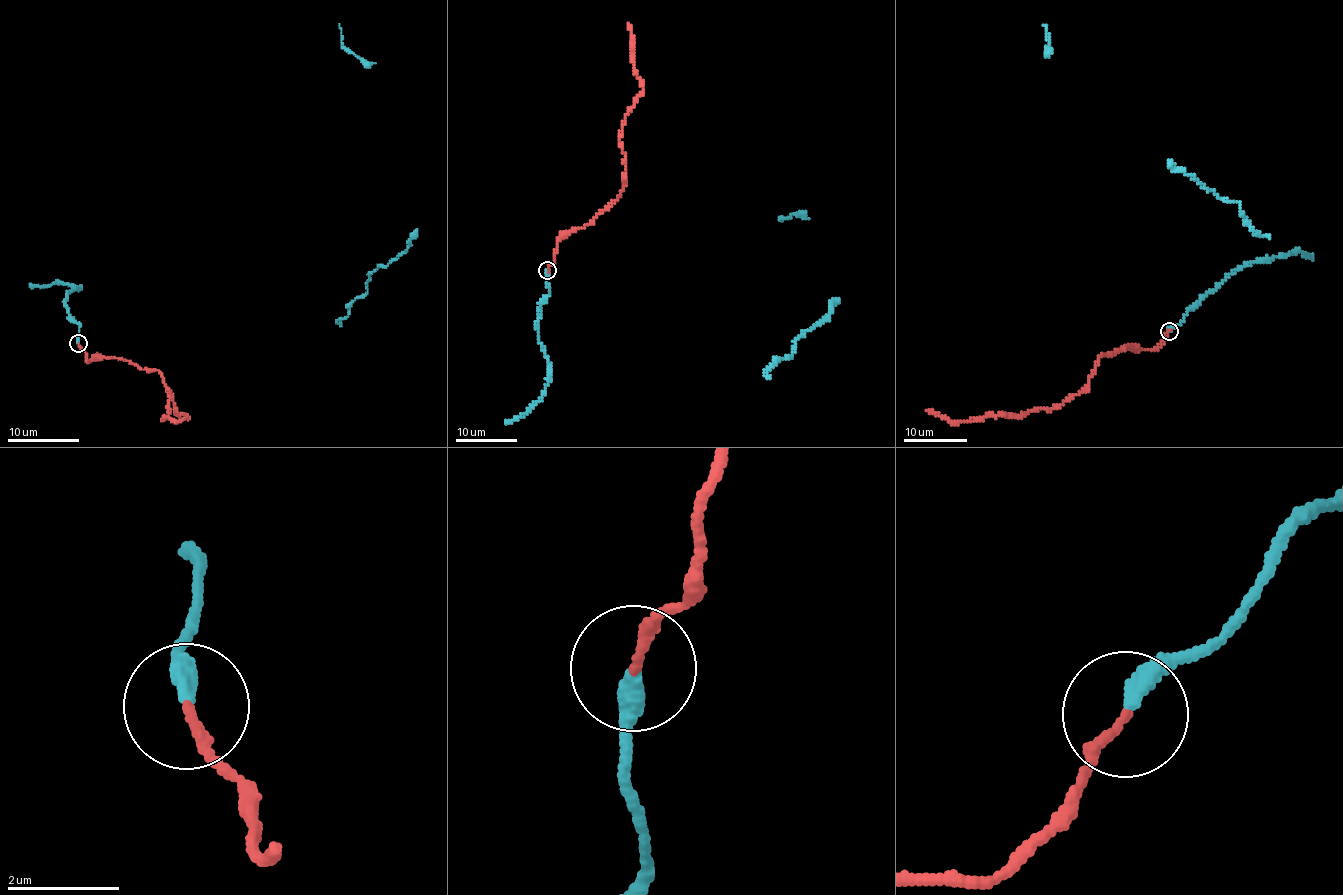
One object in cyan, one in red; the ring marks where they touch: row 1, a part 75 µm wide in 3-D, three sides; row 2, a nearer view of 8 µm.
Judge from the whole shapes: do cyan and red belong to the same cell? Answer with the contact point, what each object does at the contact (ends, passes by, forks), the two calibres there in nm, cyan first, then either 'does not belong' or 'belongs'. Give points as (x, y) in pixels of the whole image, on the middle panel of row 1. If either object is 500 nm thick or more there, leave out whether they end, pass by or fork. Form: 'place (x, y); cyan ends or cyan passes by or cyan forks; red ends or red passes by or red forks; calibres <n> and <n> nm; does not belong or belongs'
place (547, 270); cyan ends; red ends; calibres 360 and 160 nm; belongs

